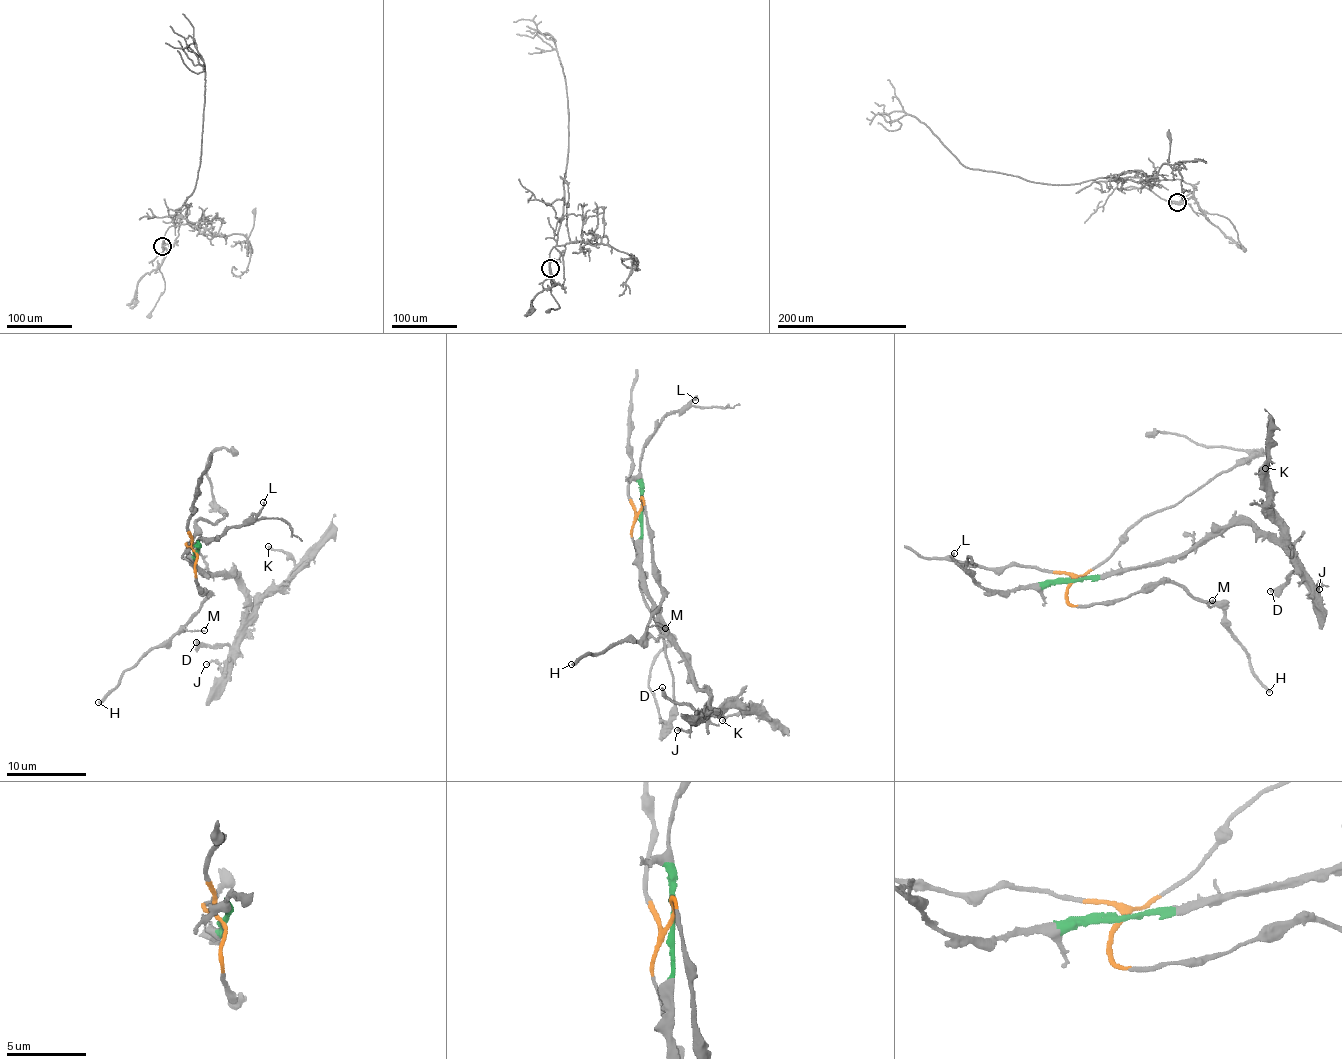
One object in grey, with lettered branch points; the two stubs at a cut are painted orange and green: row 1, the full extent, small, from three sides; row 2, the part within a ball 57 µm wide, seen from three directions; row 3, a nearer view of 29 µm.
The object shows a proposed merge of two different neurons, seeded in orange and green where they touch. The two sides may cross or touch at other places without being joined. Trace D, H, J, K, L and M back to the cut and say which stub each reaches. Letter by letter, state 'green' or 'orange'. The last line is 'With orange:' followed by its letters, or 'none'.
D: green
H: orange
J: green
K: green
L: green
M: orange
With orange: H, M

